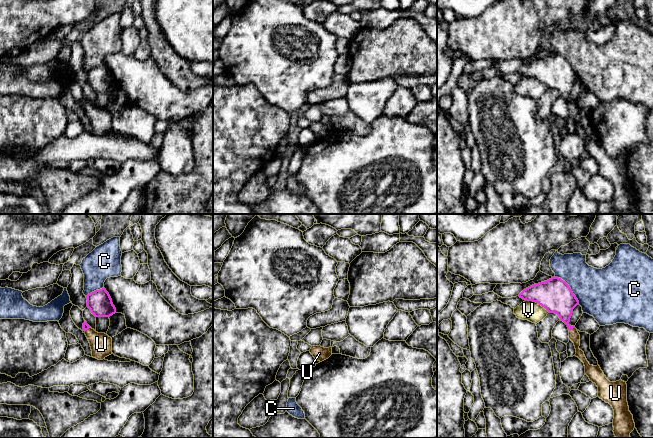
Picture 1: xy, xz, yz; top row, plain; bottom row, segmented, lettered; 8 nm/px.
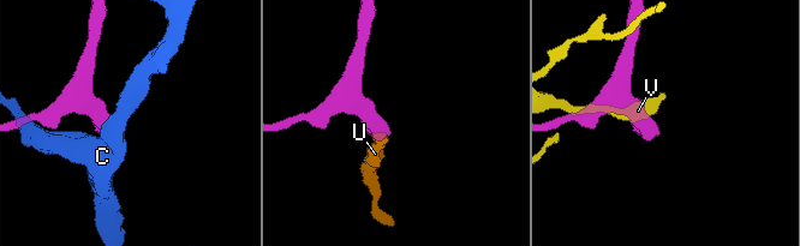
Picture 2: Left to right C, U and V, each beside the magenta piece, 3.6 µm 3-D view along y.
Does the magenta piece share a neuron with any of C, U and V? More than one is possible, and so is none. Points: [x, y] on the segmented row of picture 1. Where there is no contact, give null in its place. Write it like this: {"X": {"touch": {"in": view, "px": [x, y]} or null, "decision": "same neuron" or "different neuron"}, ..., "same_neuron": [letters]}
{"C": {"touch": {"in": "yz", "px": [570, 288]}, "decision": "different neuron"}, "U": {"touch": {"in": "yz", "px": [571, 329]}, "decision": "same neuron"}, "V": {"touch": {"in": "yz", "px": [538, 303]}, "decision": "different neuron"}, "same_neuron": ["U"]}

